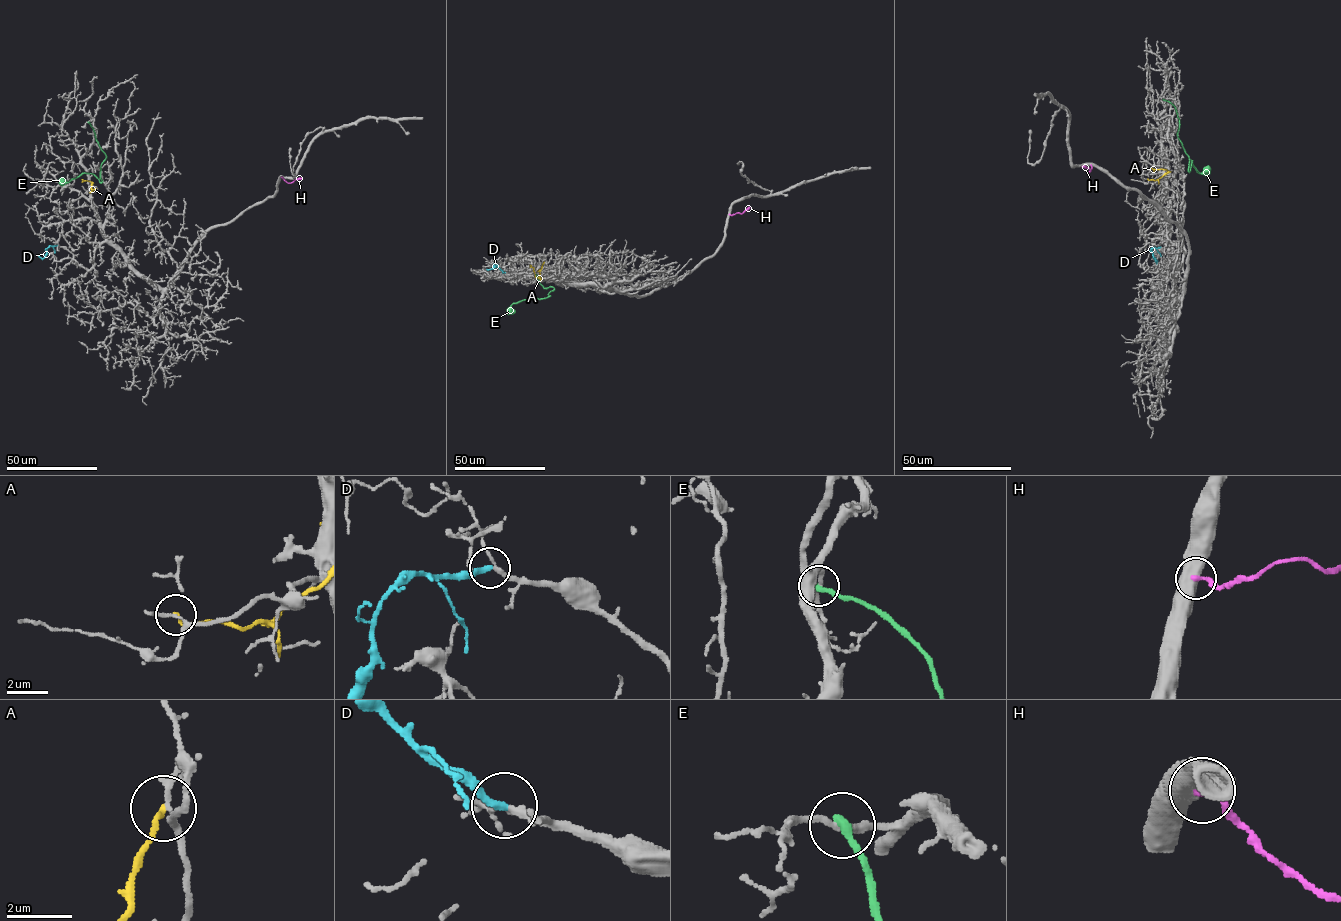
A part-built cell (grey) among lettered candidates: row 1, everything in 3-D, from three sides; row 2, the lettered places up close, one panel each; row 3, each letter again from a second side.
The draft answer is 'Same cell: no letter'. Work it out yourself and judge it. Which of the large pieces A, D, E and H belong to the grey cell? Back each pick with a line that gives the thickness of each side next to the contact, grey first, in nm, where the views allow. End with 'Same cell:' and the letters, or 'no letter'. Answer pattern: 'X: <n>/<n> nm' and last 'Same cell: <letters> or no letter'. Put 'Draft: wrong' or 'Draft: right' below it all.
D: 180/260 nm
Same cell: D
Draft: wrong

